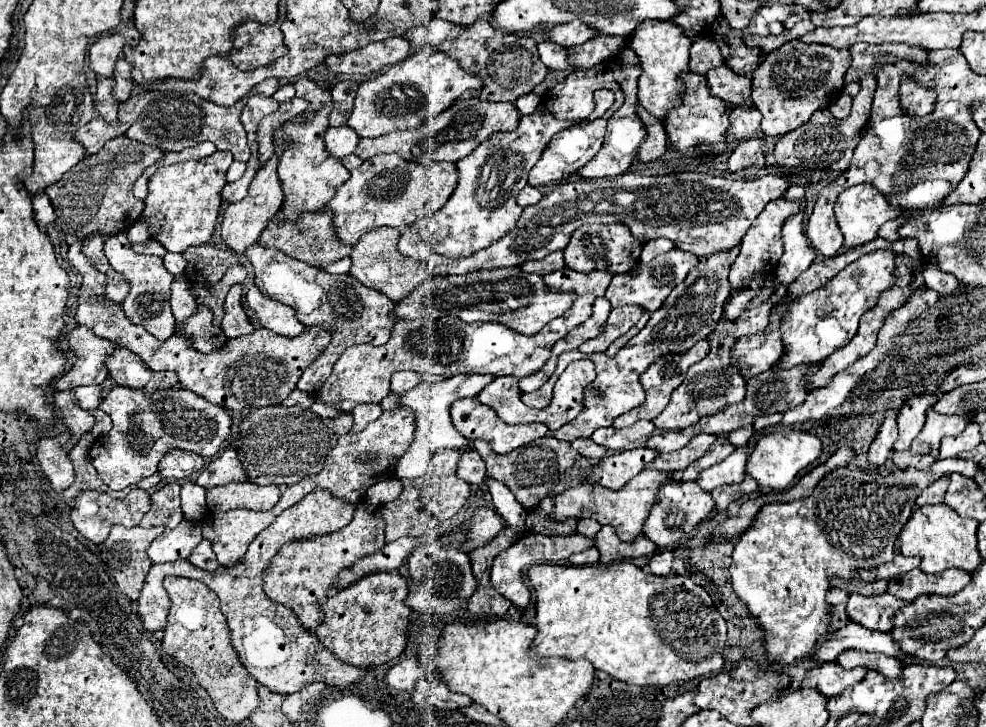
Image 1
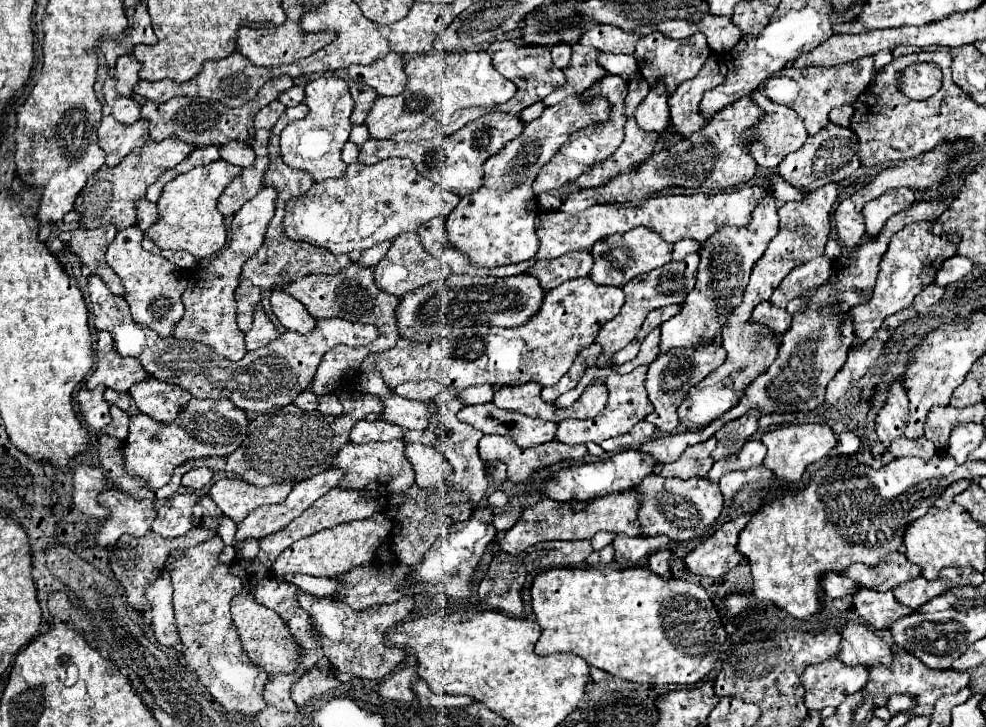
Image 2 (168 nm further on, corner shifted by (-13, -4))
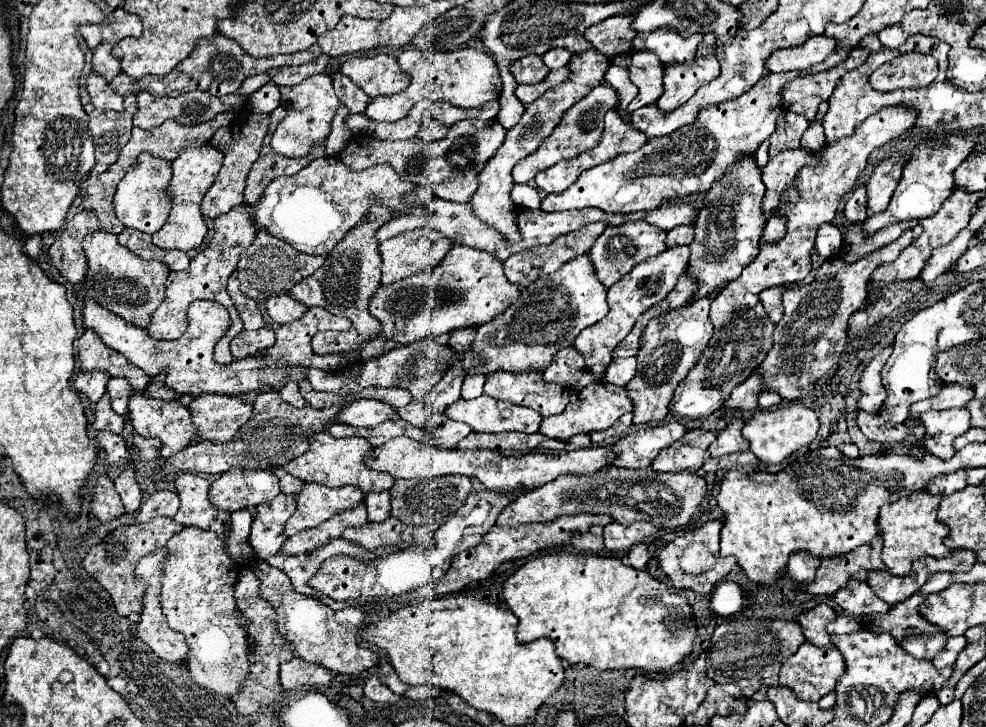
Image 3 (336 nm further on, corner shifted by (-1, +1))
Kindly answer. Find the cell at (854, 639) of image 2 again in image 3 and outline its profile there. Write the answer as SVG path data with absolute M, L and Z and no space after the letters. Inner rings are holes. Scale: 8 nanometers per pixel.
M819 604L809 612L799 614L797 622L801 624L807 640L819 648L827 648L827 646L835 646L833 644L833 636L827 632L827 624L833 622L837 618L835 610L827 604Z

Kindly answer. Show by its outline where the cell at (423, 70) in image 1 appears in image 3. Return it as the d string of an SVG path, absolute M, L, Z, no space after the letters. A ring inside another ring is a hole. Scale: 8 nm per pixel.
M405 48L399 58L399 66L403 72L411 76L409 86L393 96L379 96L373 98L365 110L365 114L371 120L381 120L381 122L397 122L407 116L407 112L421 100L443 100L451 102L453 106L461 108L473 108L473 106L483 106L489 100L499 98L501 94L501 78L499 78L499 68L495 60L491 60L491 54L481 52L477 48L463 48L455 51L435 51L417 50L417 48Z

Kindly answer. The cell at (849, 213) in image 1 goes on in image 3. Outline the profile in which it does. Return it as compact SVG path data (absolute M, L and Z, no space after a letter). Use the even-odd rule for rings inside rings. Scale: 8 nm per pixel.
M891 156L883 160L871 174L871 180L867 184L867 210L871 214L883 212L891 200L893 190L897 188L901 180L901 170L905 166L903 156Z

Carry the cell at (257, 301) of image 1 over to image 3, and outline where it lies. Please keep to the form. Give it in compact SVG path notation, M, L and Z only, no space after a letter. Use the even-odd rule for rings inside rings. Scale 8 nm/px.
M287 294L271 296L271 298L267 298L265 304L267 304L267 314L277 324L289 324L293 320L299 320L305 314L305 310L307 310L307 306L299 304L297 300L293 300Z

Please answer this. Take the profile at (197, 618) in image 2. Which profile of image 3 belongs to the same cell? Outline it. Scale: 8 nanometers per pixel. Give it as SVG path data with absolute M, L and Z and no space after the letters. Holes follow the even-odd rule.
M185 526L179 534L175 534L167 546L169 550L169 566L161 566L161 606L163 606L163 614L167 616L169 628L177 630L185 636L189 652L187 652L187 660L185 664L189 666L191 672L191 680L201 686L207 688L219 696L225 698L233 698L239 688L243 688L243 680L249 674L249 662L247 662L247 634L245 630L235 622L235 598L233 598L233 586L237 582L237 562L231 560L225 552L223 546L223 538L215 536L215 532L205 532L199 530L195 526Z

